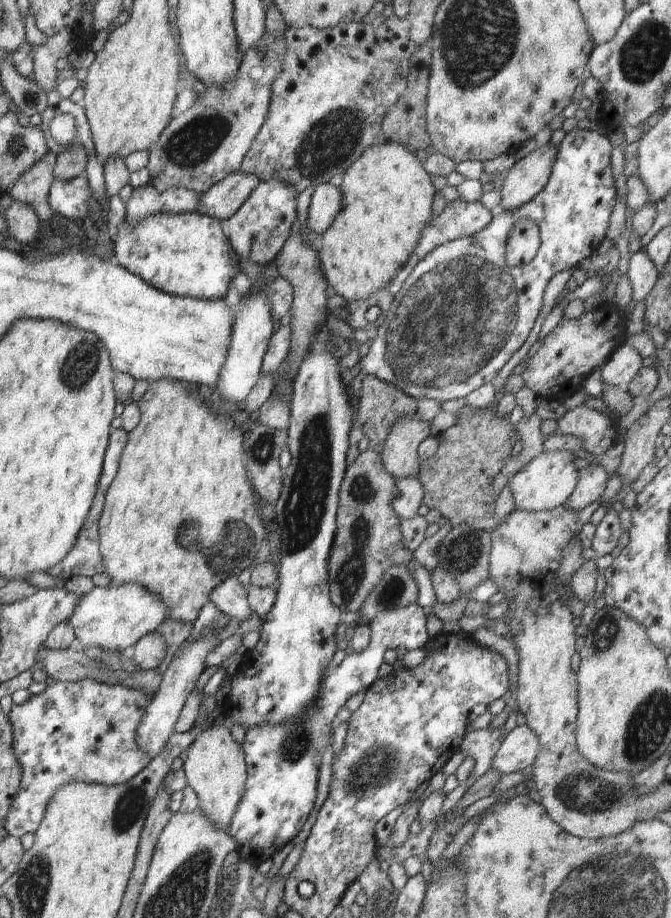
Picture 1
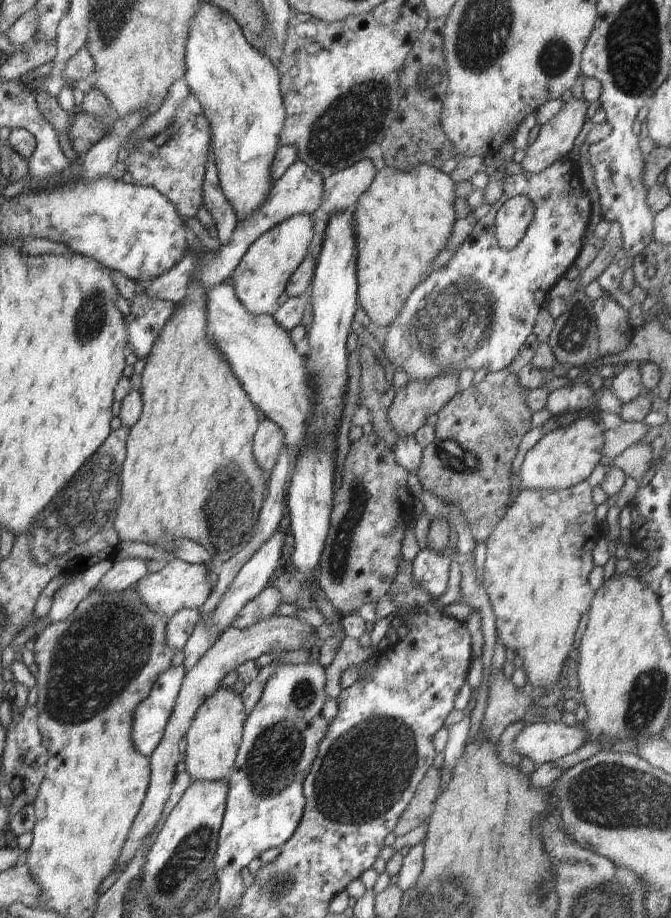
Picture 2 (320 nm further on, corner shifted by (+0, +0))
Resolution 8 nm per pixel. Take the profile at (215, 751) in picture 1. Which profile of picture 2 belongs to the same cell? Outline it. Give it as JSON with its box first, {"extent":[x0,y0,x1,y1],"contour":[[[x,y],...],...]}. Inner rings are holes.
{"extent":[184,687,247,781],"contour":[[[220,687],[208,696],[192,719],[186,731],[187,747],[184,768],[194,781],[229,779],[230,769],[239,749],[247,712],[240,695],[231,688]]]}

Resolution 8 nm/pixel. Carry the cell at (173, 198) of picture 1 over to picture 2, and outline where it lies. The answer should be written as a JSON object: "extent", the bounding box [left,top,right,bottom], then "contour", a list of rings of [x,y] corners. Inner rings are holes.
{"extent":[125,92,210,218],"contour":[[[189,92],[176,109],[172,122],[162,132],[149,139],[139,138],[127,143],[125,168],[135,185],[154,187],[172,202],[181,217],[192,218],[203,207],[202,191],[210,142],[209,122],[202,105]]]}

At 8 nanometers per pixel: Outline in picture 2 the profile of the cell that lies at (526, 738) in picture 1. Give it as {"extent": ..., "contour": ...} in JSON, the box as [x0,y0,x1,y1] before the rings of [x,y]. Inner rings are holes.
{"extent":[514,721,588,766],"contour":[[[531,721],[516,737],[514,748],[521,756],[528,756],[536,766],[554,763],[555,760],[578,750],[588,740],[581,724],[568,725]]]}

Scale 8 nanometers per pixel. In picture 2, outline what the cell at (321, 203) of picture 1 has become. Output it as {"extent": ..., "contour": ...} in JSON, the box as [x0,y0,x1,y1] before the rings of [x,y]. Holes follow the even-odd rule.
{"extent":[321,159,376,215],"contour":[[[364,159],[325,178],[321,206],[327,215],[353,210],[376,173],[374,163]]]}

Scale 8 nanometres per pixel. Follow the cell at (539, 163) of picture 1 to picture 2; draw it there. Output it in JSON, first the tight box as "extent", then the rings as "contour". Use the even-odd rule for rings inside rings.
{"extent":[521,98,587,174],"contour":[[[572,98],[564,101],[560,111],[544,123],[535,142],[525,151],[521,165],[526,173],[538,174],[556,161],[566,158],[587,120],[586,99]]]}

